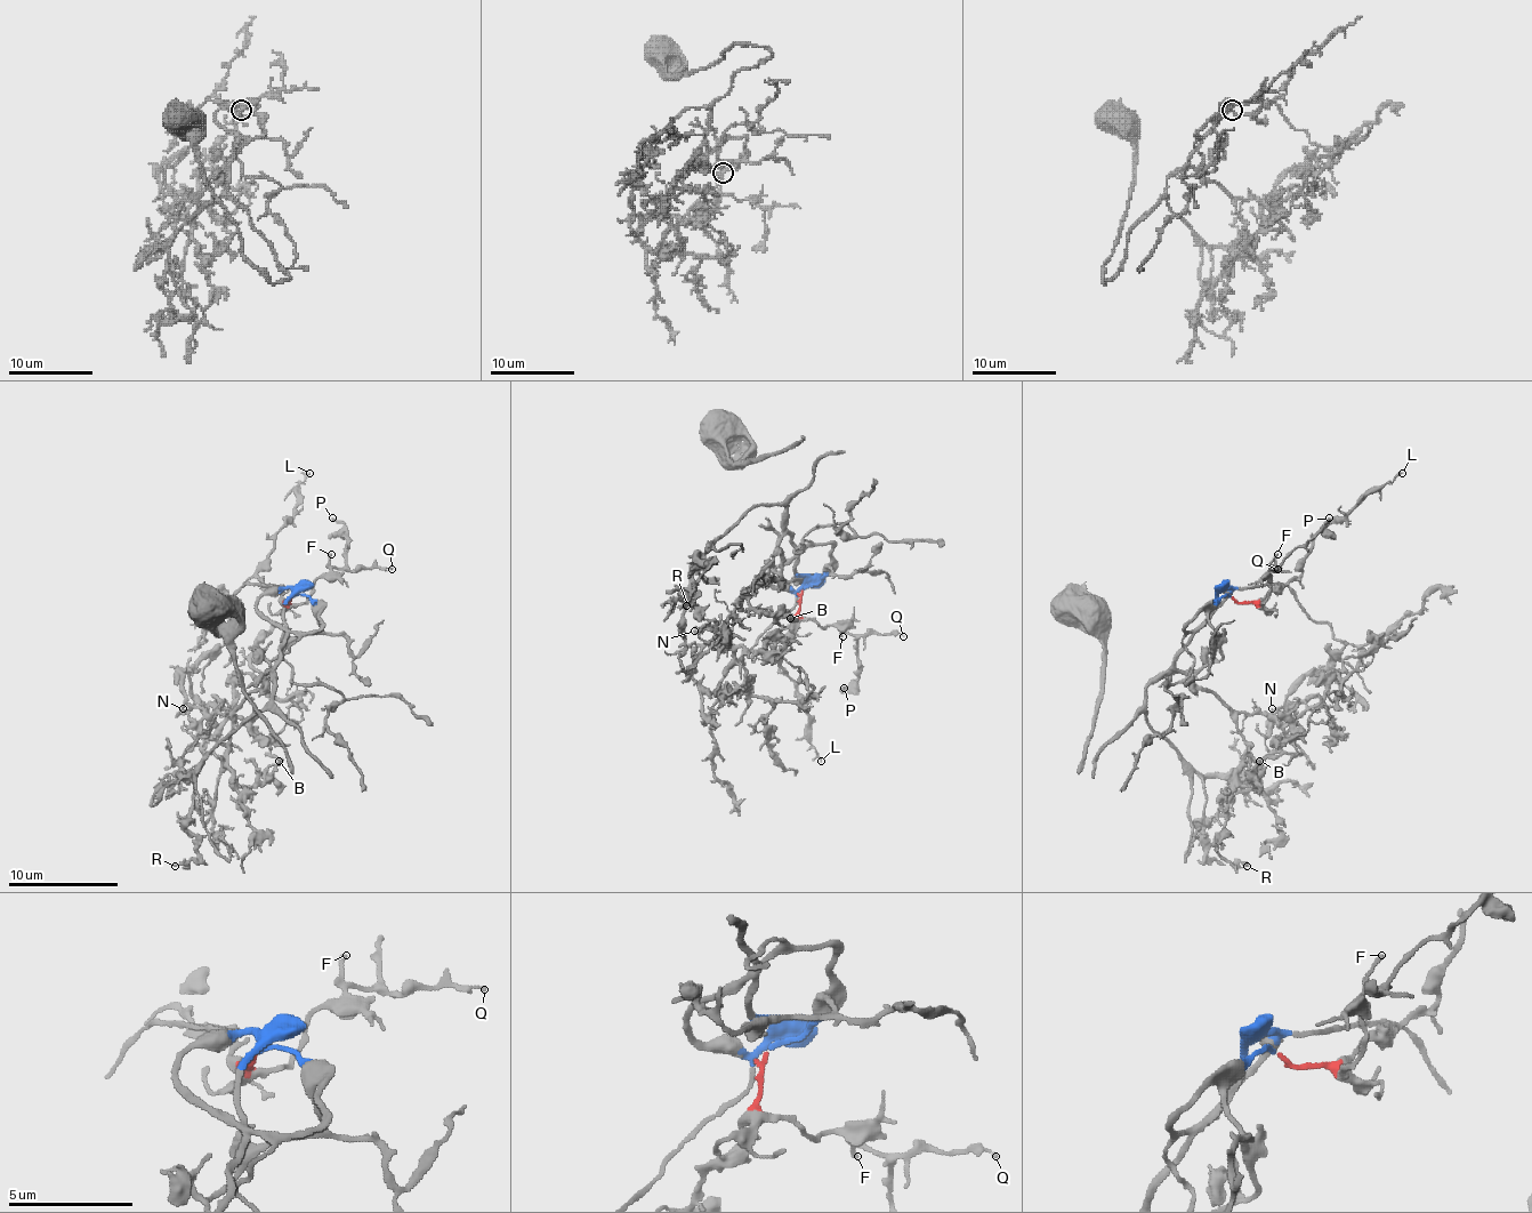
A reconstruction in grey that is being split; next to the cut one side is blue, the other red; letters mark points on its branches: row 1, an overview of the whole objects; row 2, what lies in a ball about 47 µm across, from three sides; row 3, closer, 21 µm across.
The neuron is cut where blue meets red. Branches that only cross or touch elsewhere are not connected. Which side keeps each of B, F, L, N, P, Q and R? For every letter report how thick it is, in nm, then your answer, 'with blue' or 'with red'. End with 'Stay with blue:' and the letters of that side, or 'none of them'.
B: calibre 140 nm; with blue
F: calibre 140 nm; with red
L: calibre 130 nm; with red
N: calibre 140 nm; with blue
P: calibre 170 nm; with red
Q: calibre 160 nm; with red
R: calibre 160 nm; with blue
Stay with blue: B, N, R

